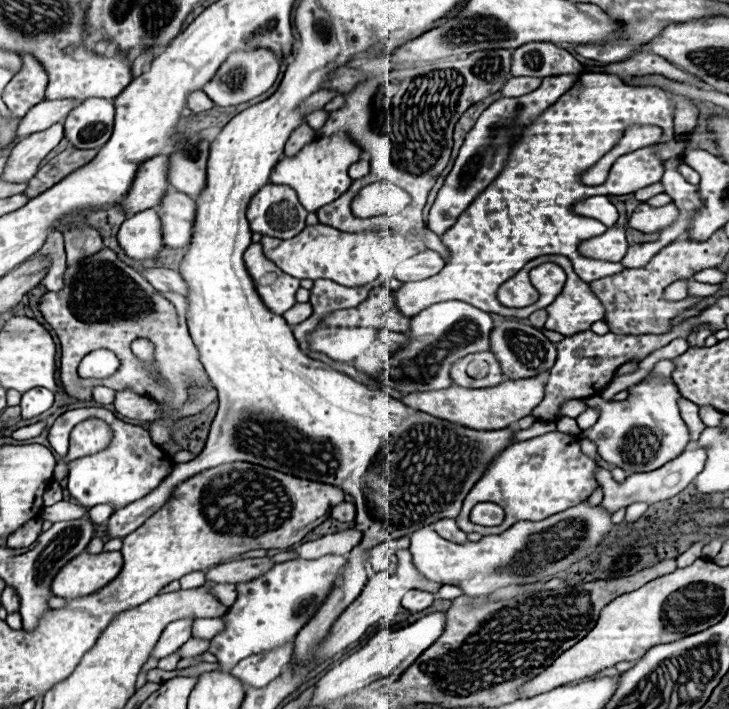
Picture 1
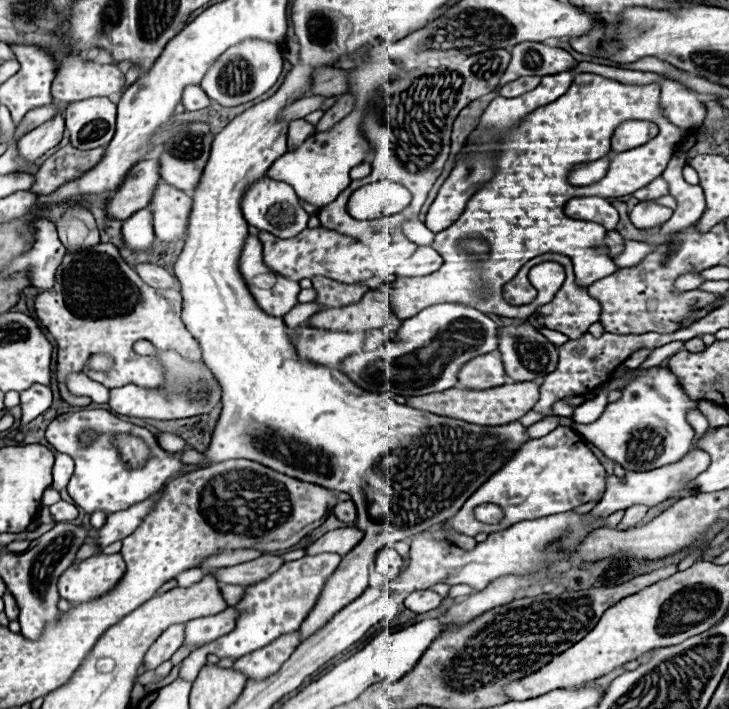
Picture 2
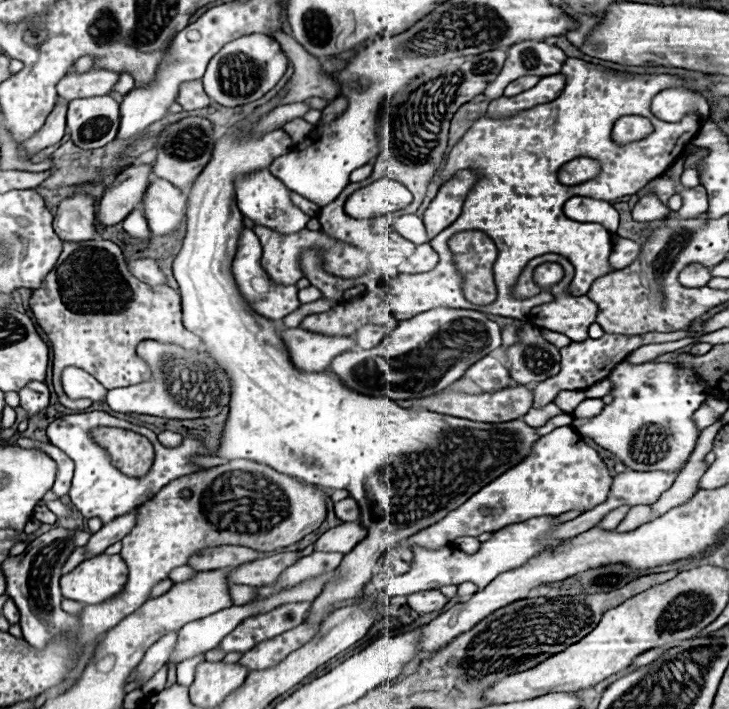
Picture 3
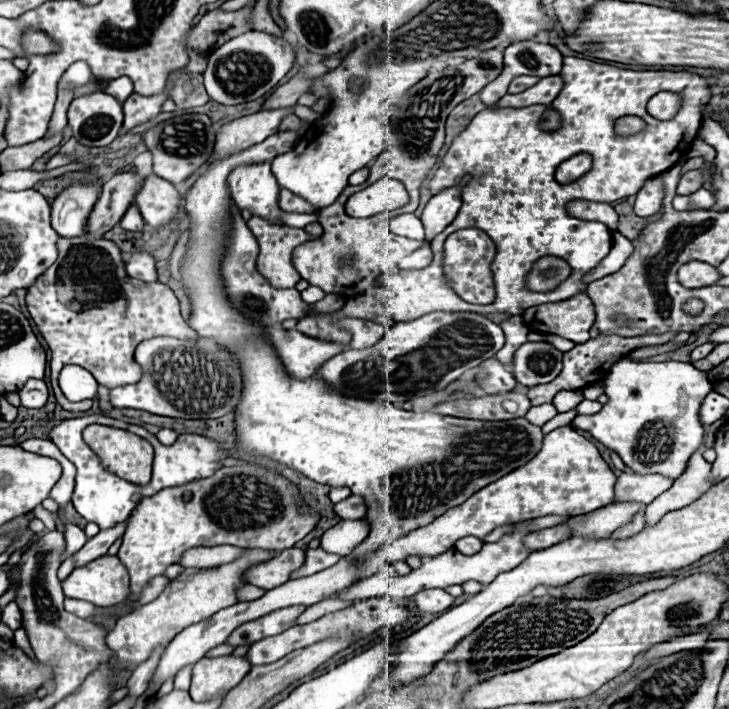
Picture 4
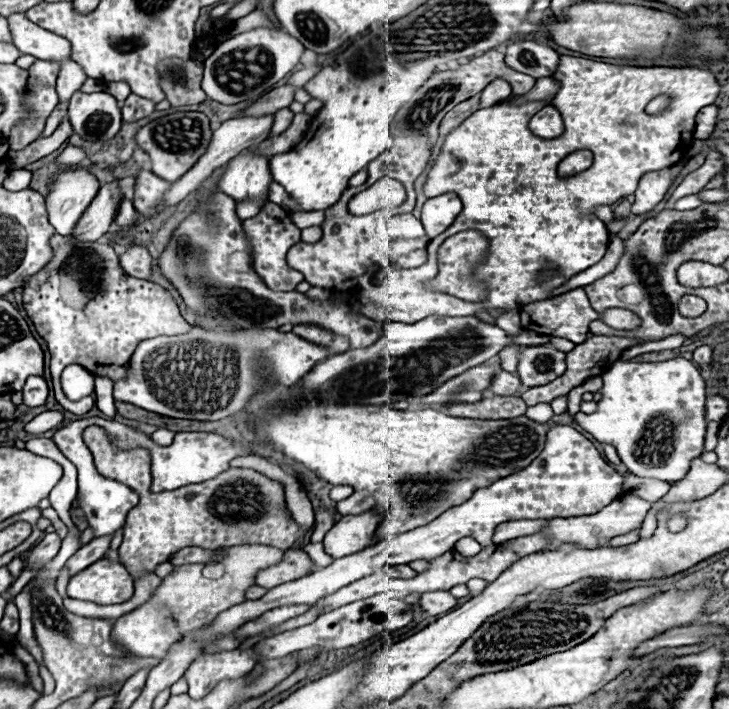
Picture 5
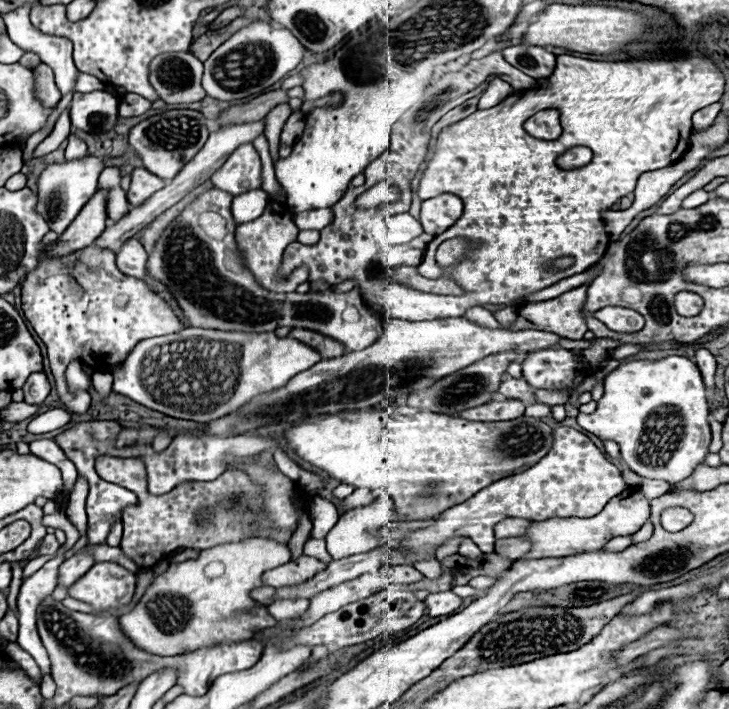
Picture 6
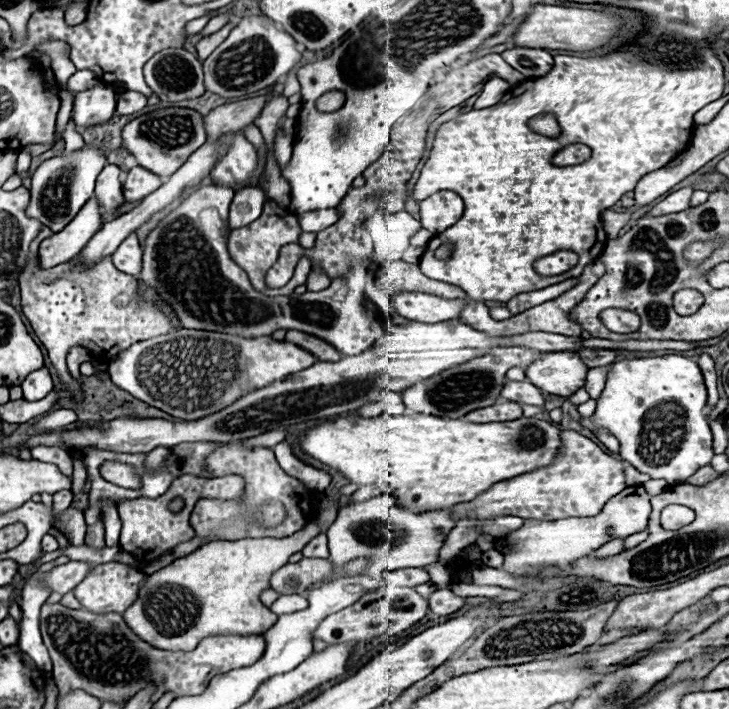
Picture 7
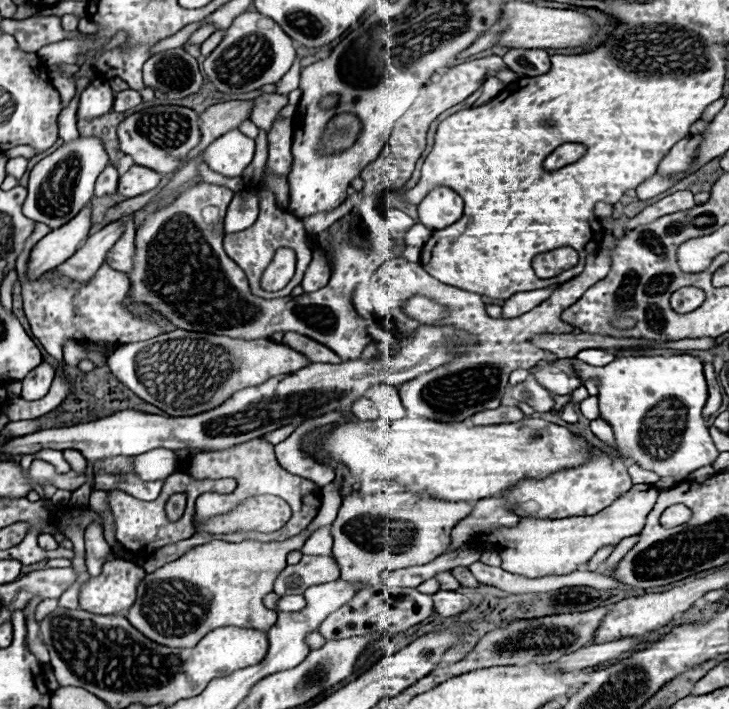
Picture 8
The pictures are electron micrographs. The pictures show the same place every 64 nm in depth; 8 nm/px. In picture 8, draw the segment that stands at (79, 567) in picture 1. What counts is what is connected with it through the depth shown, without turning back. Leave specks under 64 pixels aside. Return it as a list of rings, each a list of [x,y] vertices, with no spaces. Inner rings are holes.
[[[108,560],[98,576],[80,588],[80,608],[92,614],[126,612],[136,600],[136,588],[146,572],[126,560]]]

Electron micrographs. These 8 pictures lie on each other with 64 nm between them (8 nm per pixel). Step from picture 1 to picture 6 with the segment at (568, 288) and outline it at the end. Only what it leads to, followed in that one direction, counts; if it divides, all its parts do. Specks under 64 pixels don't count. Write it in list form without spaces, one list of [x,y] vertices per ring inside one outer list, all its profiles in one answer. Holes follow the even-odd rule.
[[[586,286],[564,292],[558,298],[544,302],[530,302],[518,312],[518,320],[508,330],[544,330],[570,340],[582,340],[588,326],[584,316]]]

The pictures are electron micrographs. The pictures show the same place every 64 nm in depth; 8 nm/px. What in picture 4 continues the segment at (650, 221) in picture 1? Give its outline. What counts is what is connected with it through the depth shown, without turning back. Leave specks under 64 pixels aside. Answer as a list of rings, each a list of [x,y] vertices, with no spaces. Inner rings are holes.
[[[653,176],[644,183],[644,186],[638,192],[638,202],[634,206],[634,214],[640,218],[648,218],[660,212],[662,208],[662,178]]]

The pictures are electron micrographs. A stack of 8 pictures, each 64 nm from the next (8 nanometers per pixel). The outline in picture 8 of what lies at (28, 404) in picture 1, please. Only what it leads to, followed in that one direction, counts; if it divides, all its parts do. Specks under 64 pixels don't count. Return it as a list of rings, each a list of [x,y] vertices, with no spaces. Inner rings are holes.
[[[42,362],[40,368],[34,368],[24,380],[22,380],[22,398],[24,400],[40,400],[48,394],[50,384],[54,380],[54,368],[48,362]]]

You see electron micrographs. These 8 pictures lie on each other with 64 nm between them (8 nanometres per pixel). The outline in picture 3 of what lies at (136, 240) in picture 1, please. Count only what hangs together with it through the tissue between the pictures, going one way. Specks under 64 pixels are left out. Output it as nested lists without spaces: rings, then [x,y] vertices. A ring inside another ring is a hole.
[[[136,208],[134,212],[130,212],[126,216],[126,220],[122,222],[122,226],[138,242],[150,240],[150,228],[148,228],[148,222],[146,222],[146,216],[144,216],[144,210],[142,208]]]

